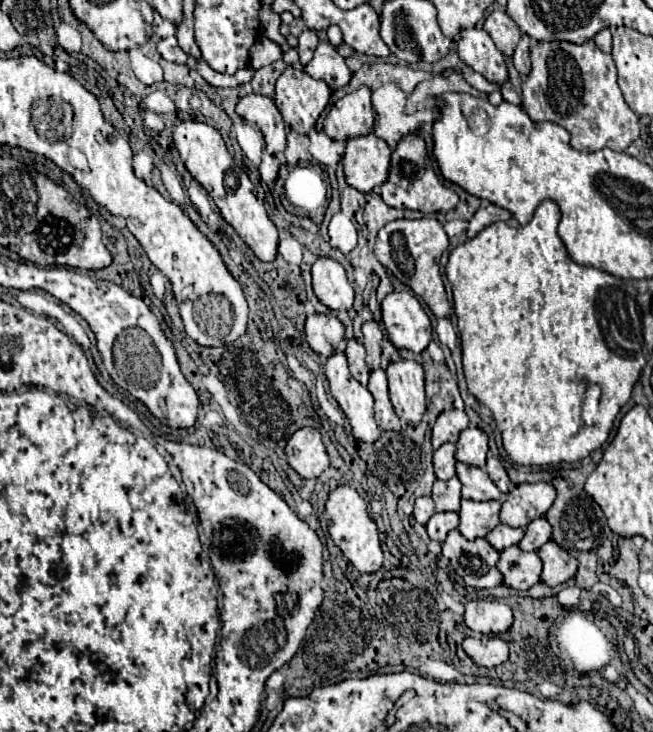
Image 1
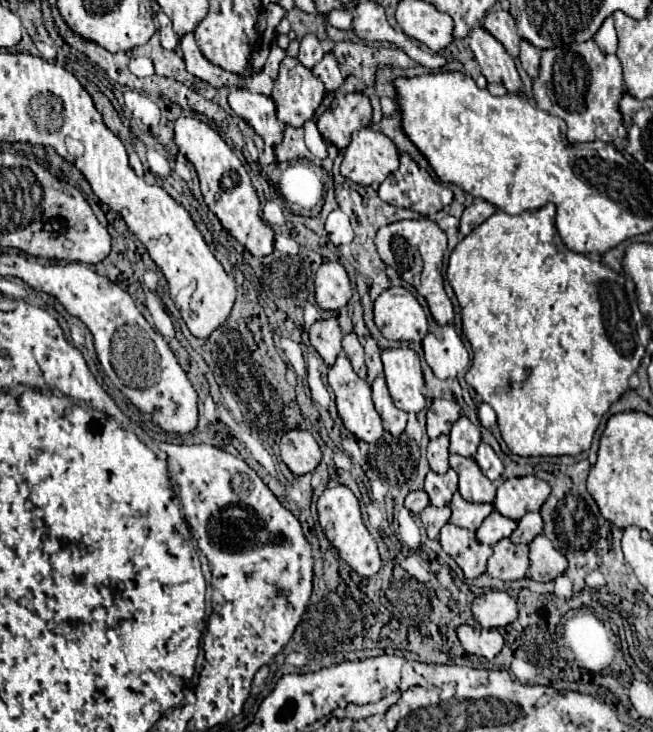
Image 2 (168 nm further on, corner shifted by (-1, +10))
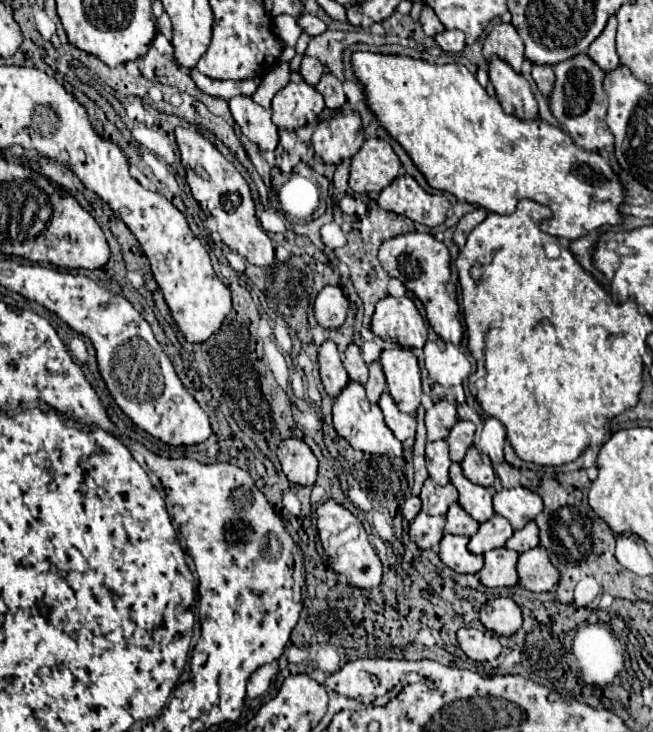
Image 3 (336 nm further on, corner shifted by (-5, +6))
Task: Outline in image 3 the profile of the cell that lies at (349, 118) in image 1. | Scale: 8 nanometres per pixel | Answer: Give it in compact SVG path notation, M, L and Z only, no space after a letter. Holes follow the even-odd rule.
M340 112L334 118L318 122L310 144L318 158L328 164L340 164L344 158L352 158L364 140L360 112Z

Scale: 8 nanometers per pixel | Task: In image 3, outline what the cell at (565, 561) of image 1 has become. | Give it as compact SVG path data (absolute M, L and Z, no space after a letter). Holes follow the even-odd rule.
M542 546L526 550L518 558L520 586L532 592L550 592L560 580L558 568L550 562L548 552Z

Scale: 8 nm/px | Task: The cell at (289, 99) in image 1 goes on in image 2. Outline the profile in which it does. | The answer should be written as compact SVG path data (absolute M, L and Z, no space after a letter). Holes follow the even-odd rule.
M284 58L280 64L280 76L274 82L272 100L276 104L276 116L290 126L302 126L310 120L324 98L324 84L304 68L298 58Z

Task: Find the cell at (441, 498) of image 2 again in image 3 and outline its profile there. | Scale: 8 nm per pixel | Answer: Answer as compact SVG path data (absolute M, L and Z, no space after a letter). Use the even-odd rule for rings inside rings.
M428 478L422 486L420 500L422 500L422 510L426 514L432 514L432 516L434 514L446 514L450 504L454 504L458 500L458 490L454 484L440 486L432 478Z

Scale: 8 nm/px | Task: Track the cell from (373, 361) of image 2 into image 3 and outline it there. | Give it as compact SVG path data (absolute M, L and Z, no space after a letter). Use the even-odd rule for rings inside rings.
M374 360L368 368L370 368L370 378L366 382L366 396L370 402L378 402L380 394L386 390L386 378L382 372L382 364Z

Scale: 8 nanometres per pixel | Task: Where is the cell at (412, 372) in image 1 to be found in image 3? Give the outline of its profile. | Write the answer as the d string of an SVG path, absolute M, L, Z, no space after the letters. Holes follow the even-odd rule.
M392 346L380 354L380 362L386 374L388 392L400 412L416 414L422 398L422 382L416 356L408 348Z

